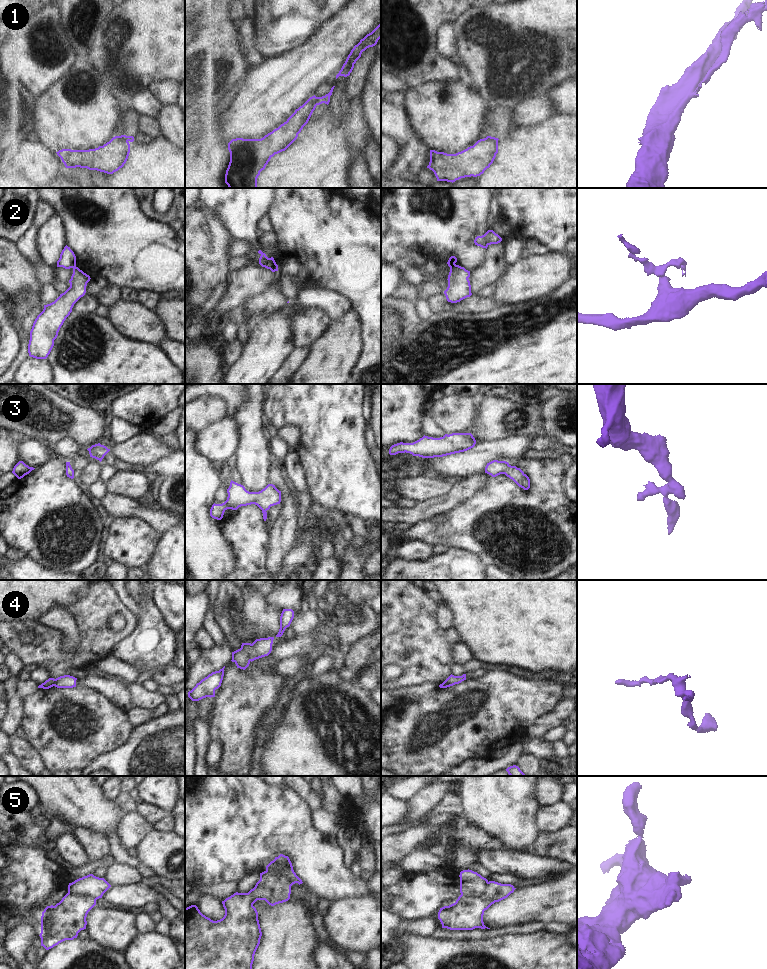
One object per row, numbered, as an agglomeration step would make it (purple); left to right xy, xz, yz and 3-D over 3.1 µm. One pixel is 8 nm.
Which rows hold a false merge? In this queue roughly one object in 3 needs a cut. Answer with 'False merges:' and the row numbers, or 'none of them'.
False merges: 1, 2, 5

